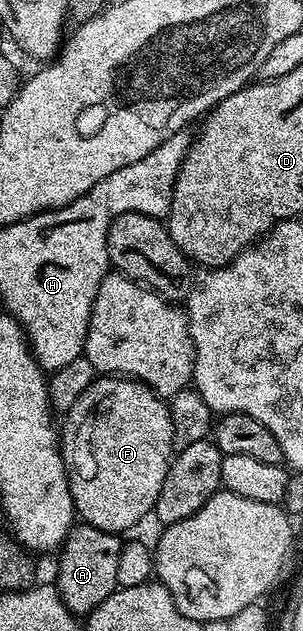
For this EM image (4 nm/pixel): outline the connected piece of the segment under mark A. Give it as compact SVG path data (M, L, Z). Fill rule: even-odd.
M84 523L74 524L57 557L57 594L75 615L88 615L118 589L119 555L123 541L118 534L99 531Z

